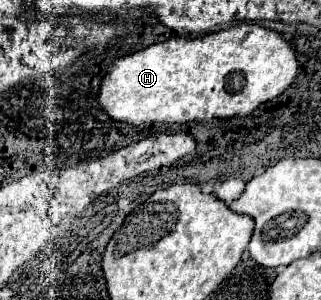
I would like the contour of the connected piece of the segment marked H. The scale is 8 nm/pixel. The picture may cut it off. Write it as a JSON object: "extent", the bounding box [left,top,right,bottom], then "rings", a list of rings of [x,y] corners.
{"extent":[100,23,300,125],"rings":[[[244,23],[200,37],[170,37],[162,43],[150,45],[114,61],[100,87],[100,105],[112,119],[130,125],[244,117],[250,115],[258,105],[284,93],[298,77],[298,69],[300,63],[296,47],[286,41],[282,33],[256,23]]]}

